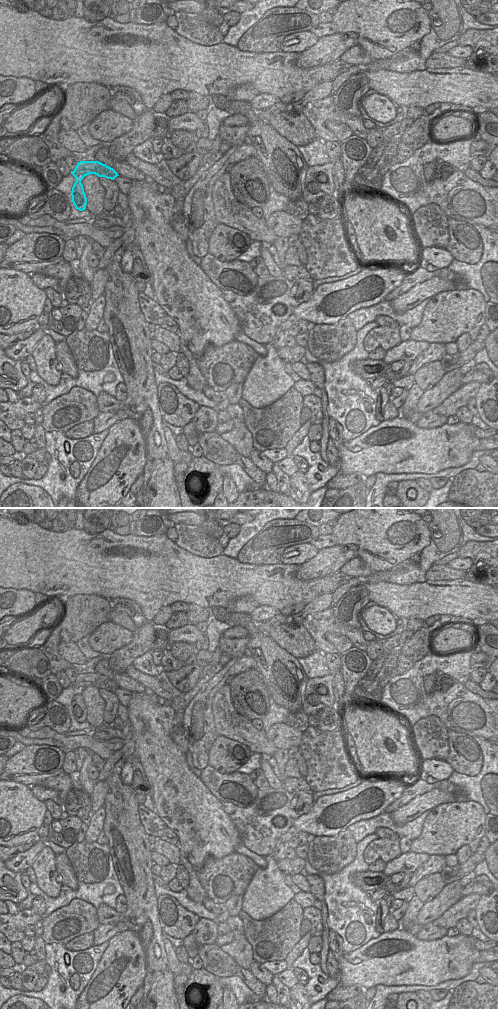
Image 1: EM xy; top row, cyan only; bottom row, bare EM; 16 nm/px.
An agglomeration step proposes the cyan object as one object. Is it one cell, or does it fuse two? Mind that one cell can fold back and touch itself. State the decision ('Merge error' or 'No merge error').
Merge error.

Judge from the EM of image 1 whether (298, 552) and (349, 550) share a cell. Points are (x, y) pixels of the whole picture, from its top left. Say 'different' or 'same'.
different

